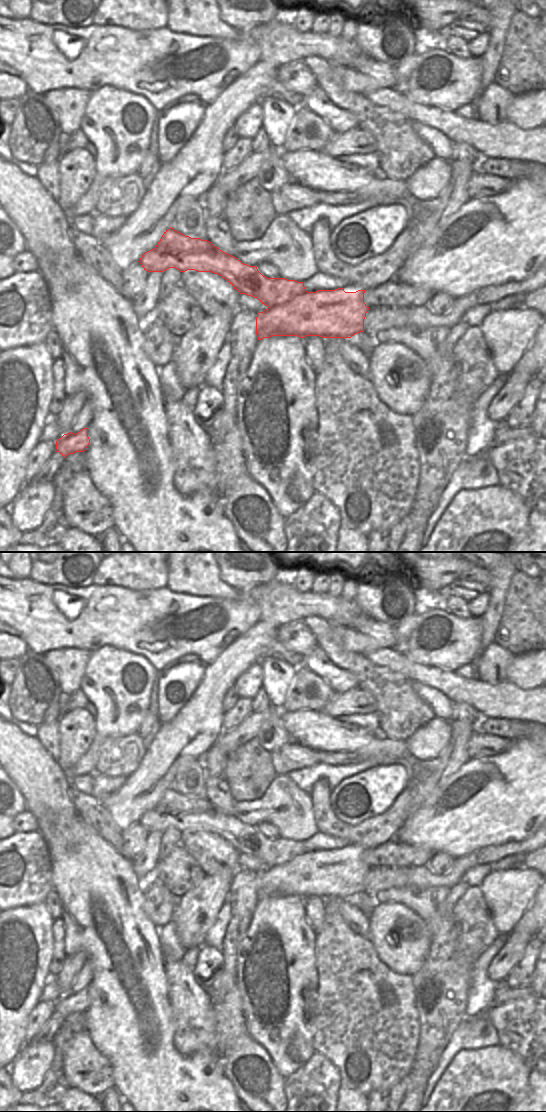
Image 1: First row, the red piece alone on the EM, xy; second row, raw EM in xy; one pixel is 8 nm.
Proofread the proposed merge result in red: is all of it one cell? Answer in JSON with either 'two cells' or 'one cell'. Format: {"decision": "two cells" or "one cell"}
{"decision": "two cells"}

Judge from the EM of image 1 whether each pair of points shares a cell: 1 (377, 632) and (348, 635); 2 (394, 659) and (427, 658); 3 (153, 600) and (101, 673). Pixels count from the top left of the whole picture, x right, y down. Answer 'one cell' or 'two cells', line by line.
1: one cell
2: two cells
3: two cells

